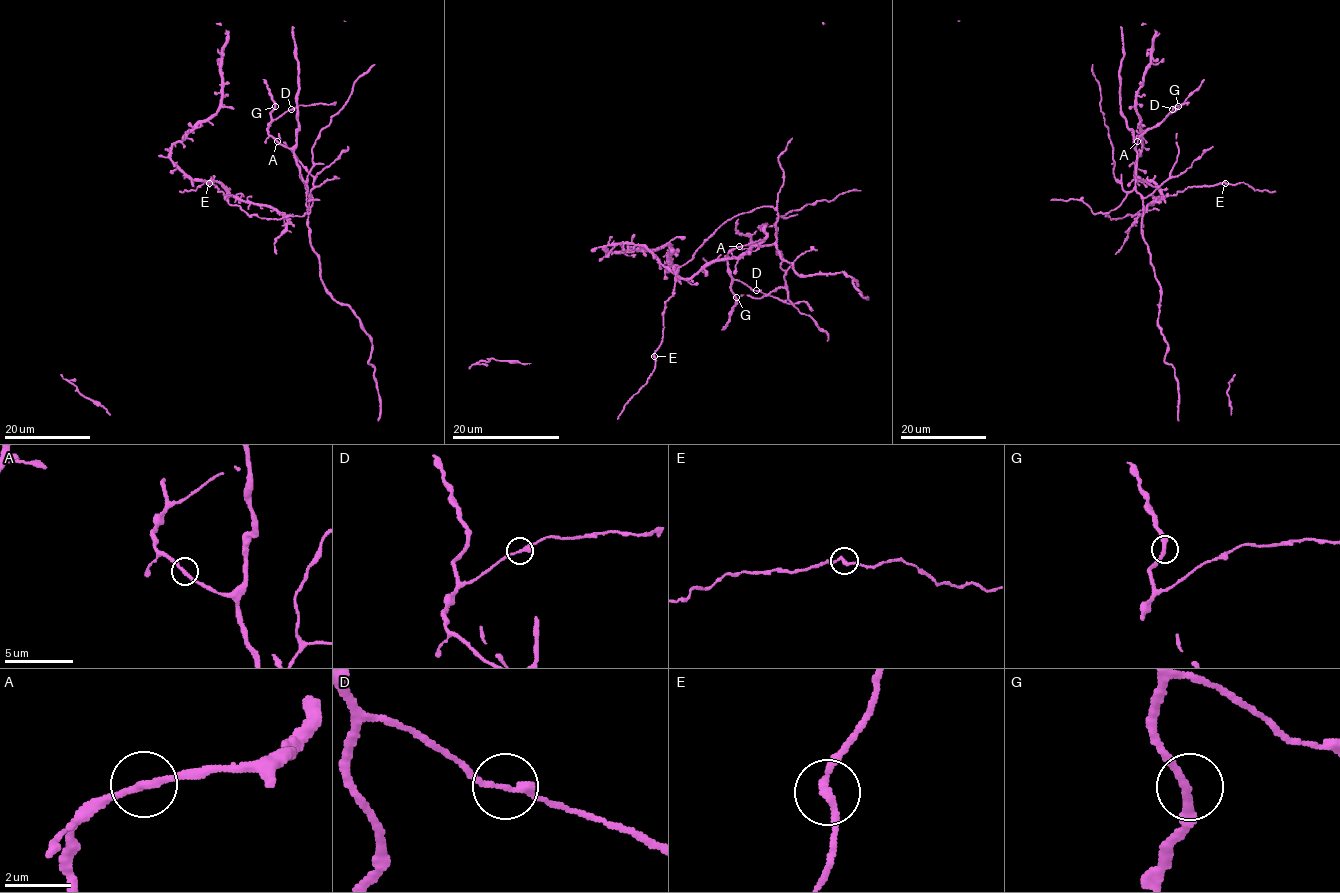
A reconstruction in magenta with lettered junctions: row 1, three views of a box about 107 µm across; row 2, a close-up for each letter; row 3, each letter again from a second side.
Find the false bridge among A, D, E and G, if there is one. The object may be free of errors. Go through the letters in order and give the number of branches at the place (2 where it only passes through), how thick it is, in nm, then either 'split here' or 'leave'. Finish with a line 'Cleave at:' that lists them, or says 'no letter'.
A: 2 branches meet; 240 nm thick; leave
D: 2 branches meet; 240 nm thick; leave
E: 2 branches meet; 240 nm thick; split here
G: 2 branches meet; 240 nm thick; leave
Cleave at: E

